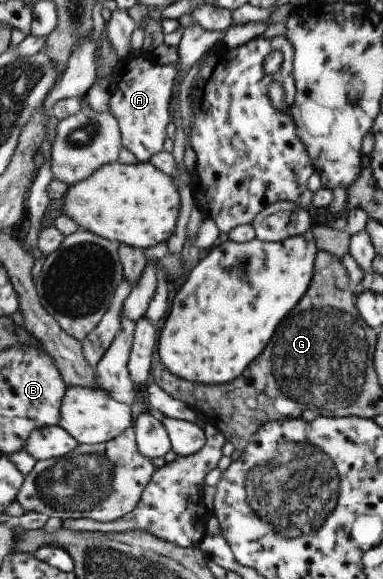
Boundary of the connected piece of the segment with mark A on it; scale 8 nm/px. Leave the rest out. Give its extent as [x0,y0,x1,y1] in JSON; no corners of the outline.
[109,56,177,163]

